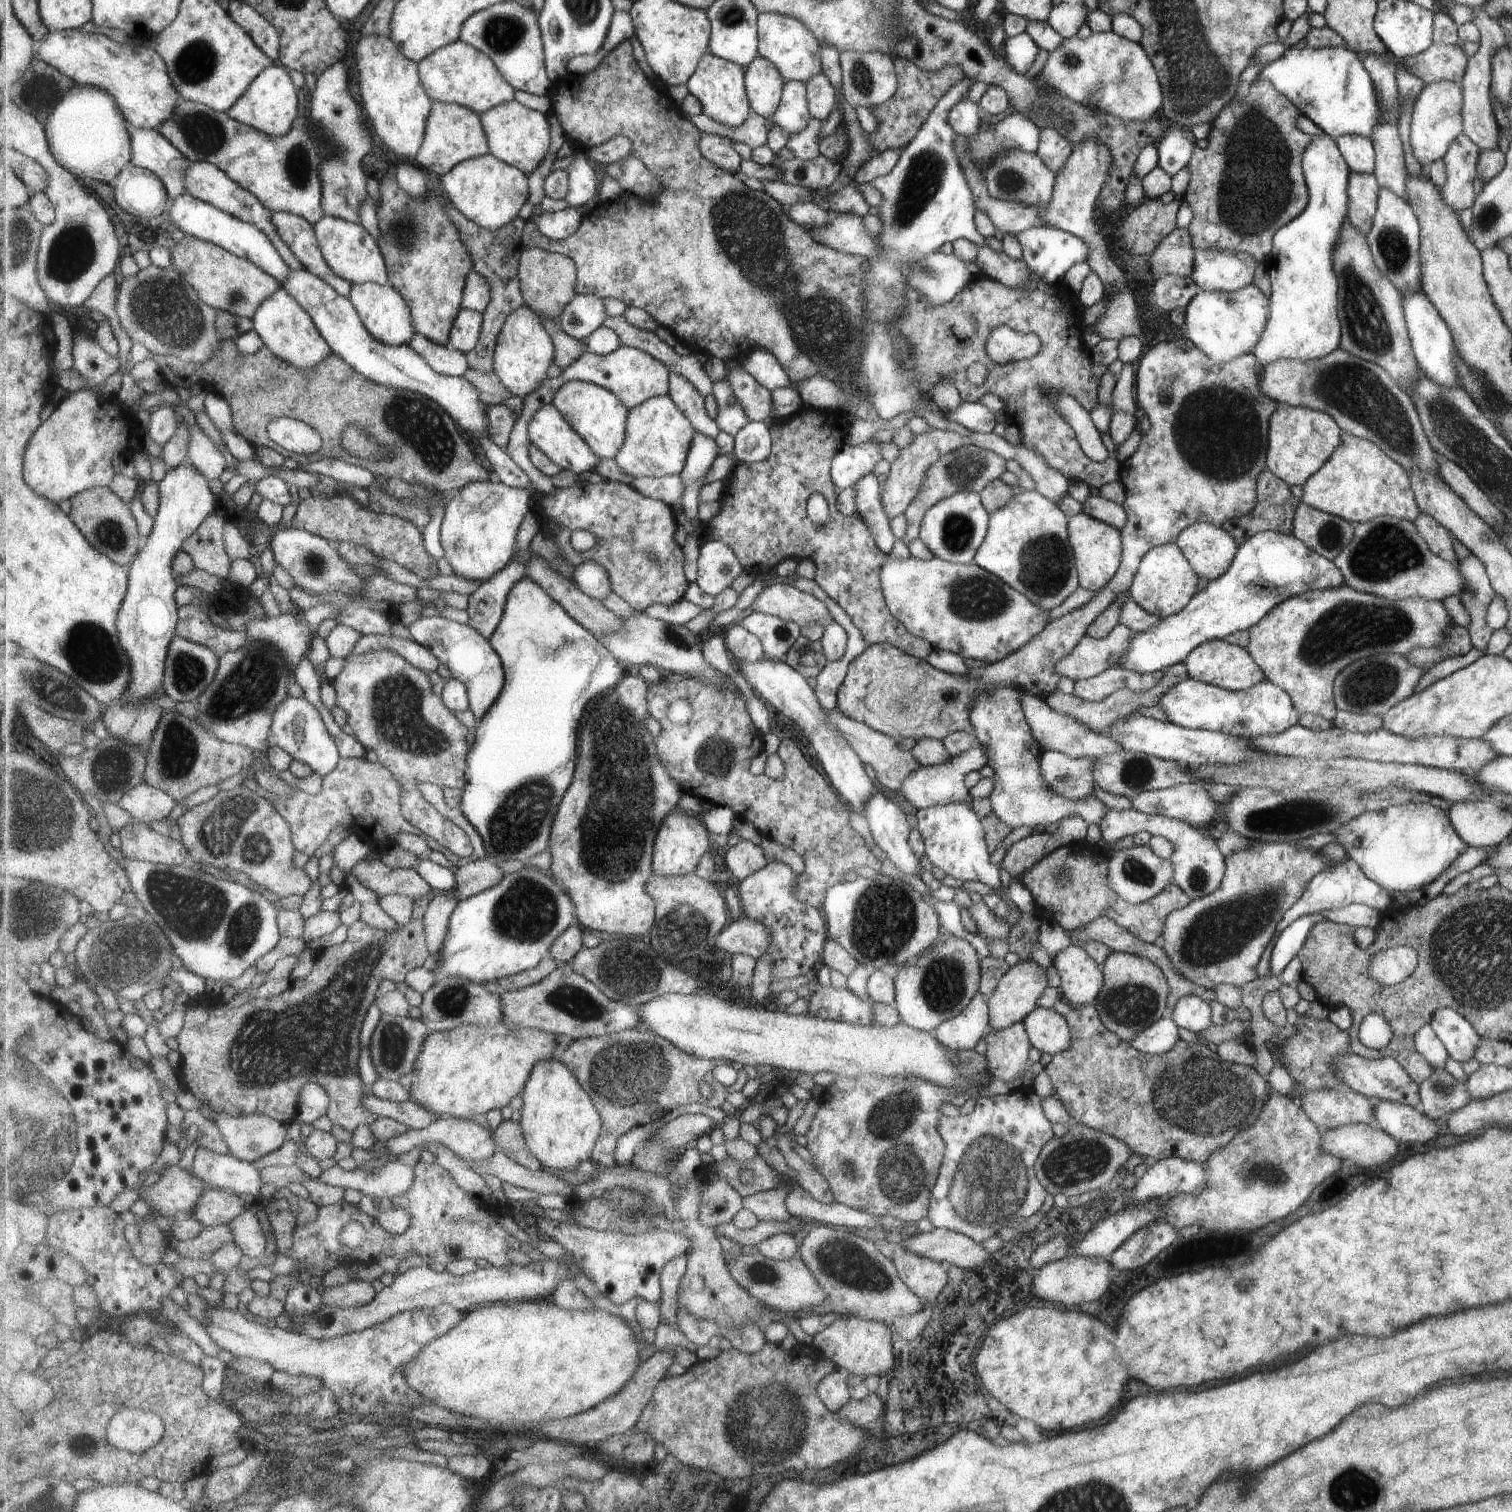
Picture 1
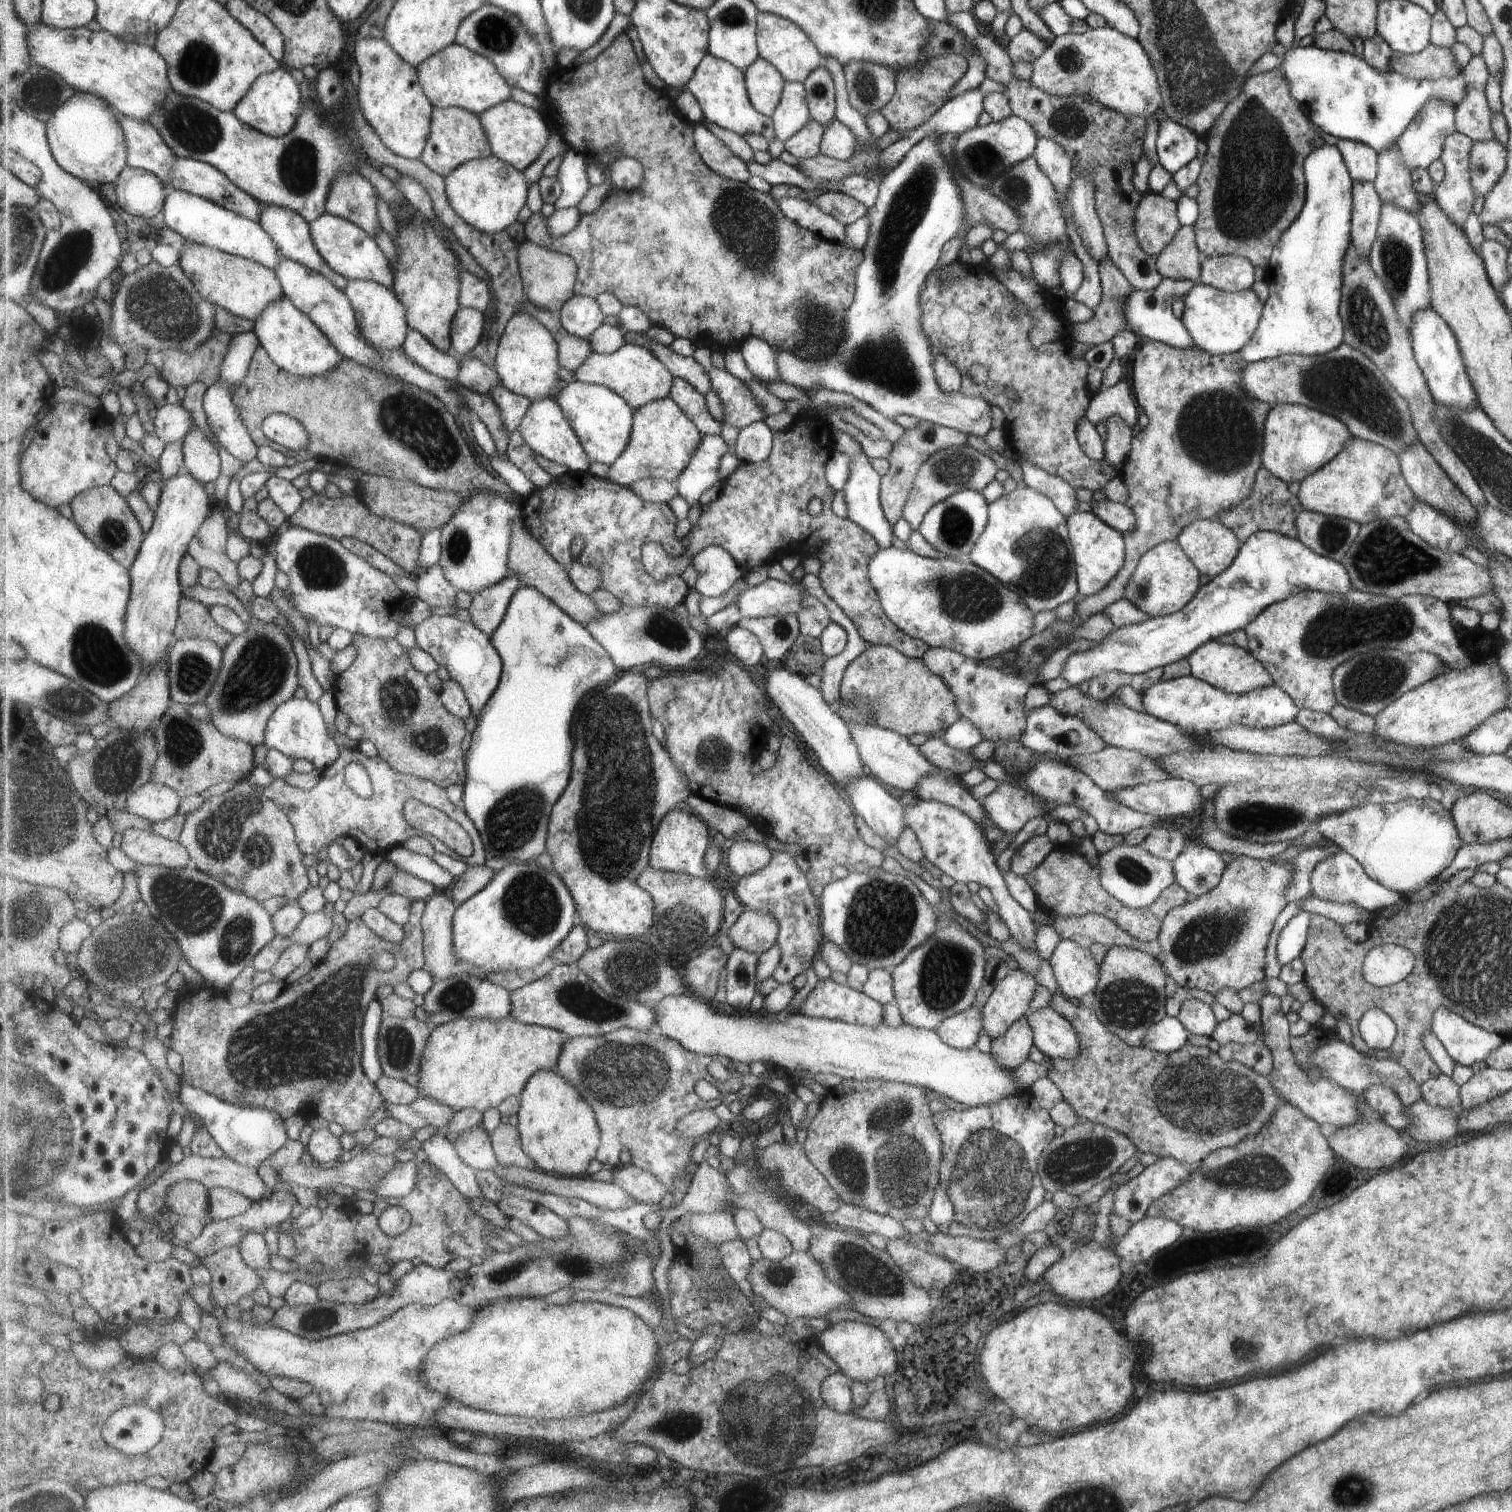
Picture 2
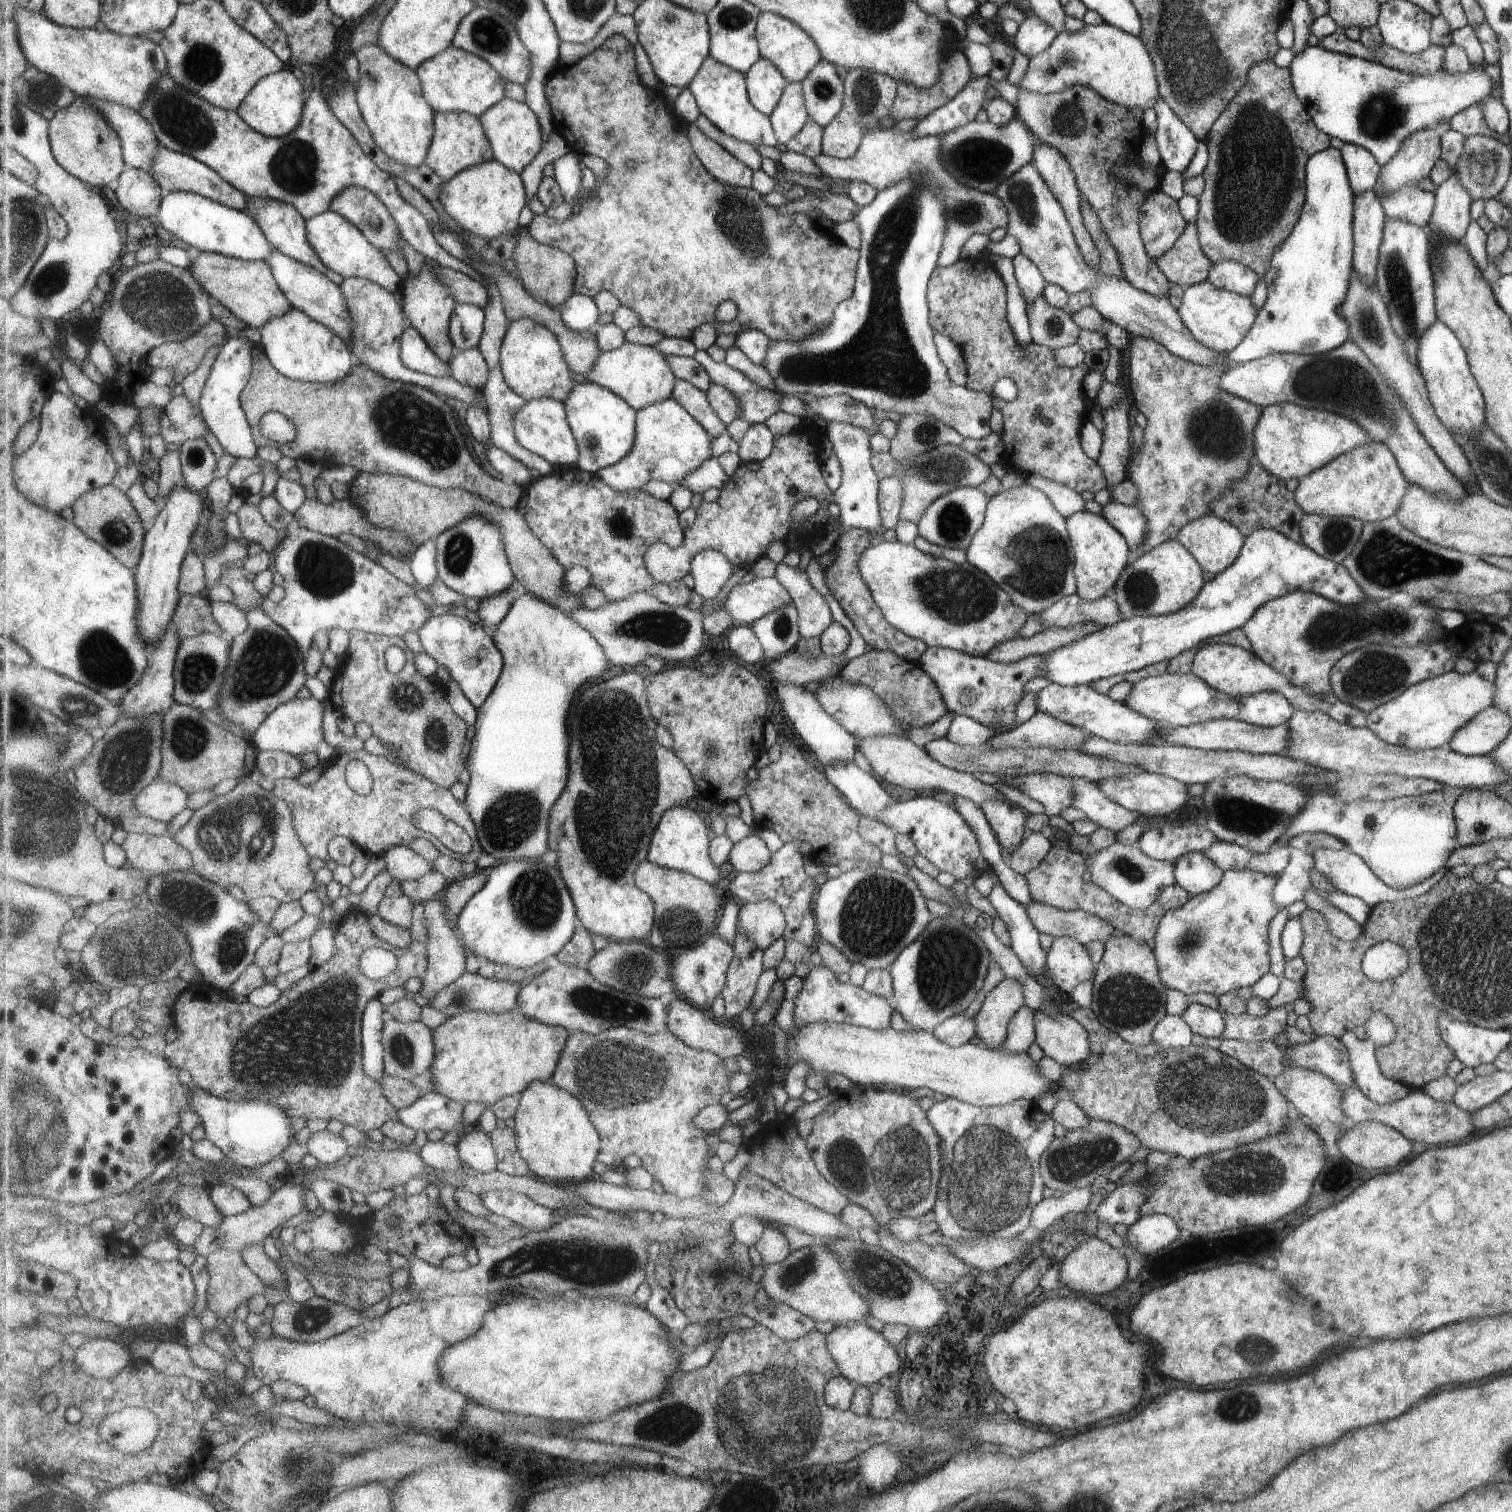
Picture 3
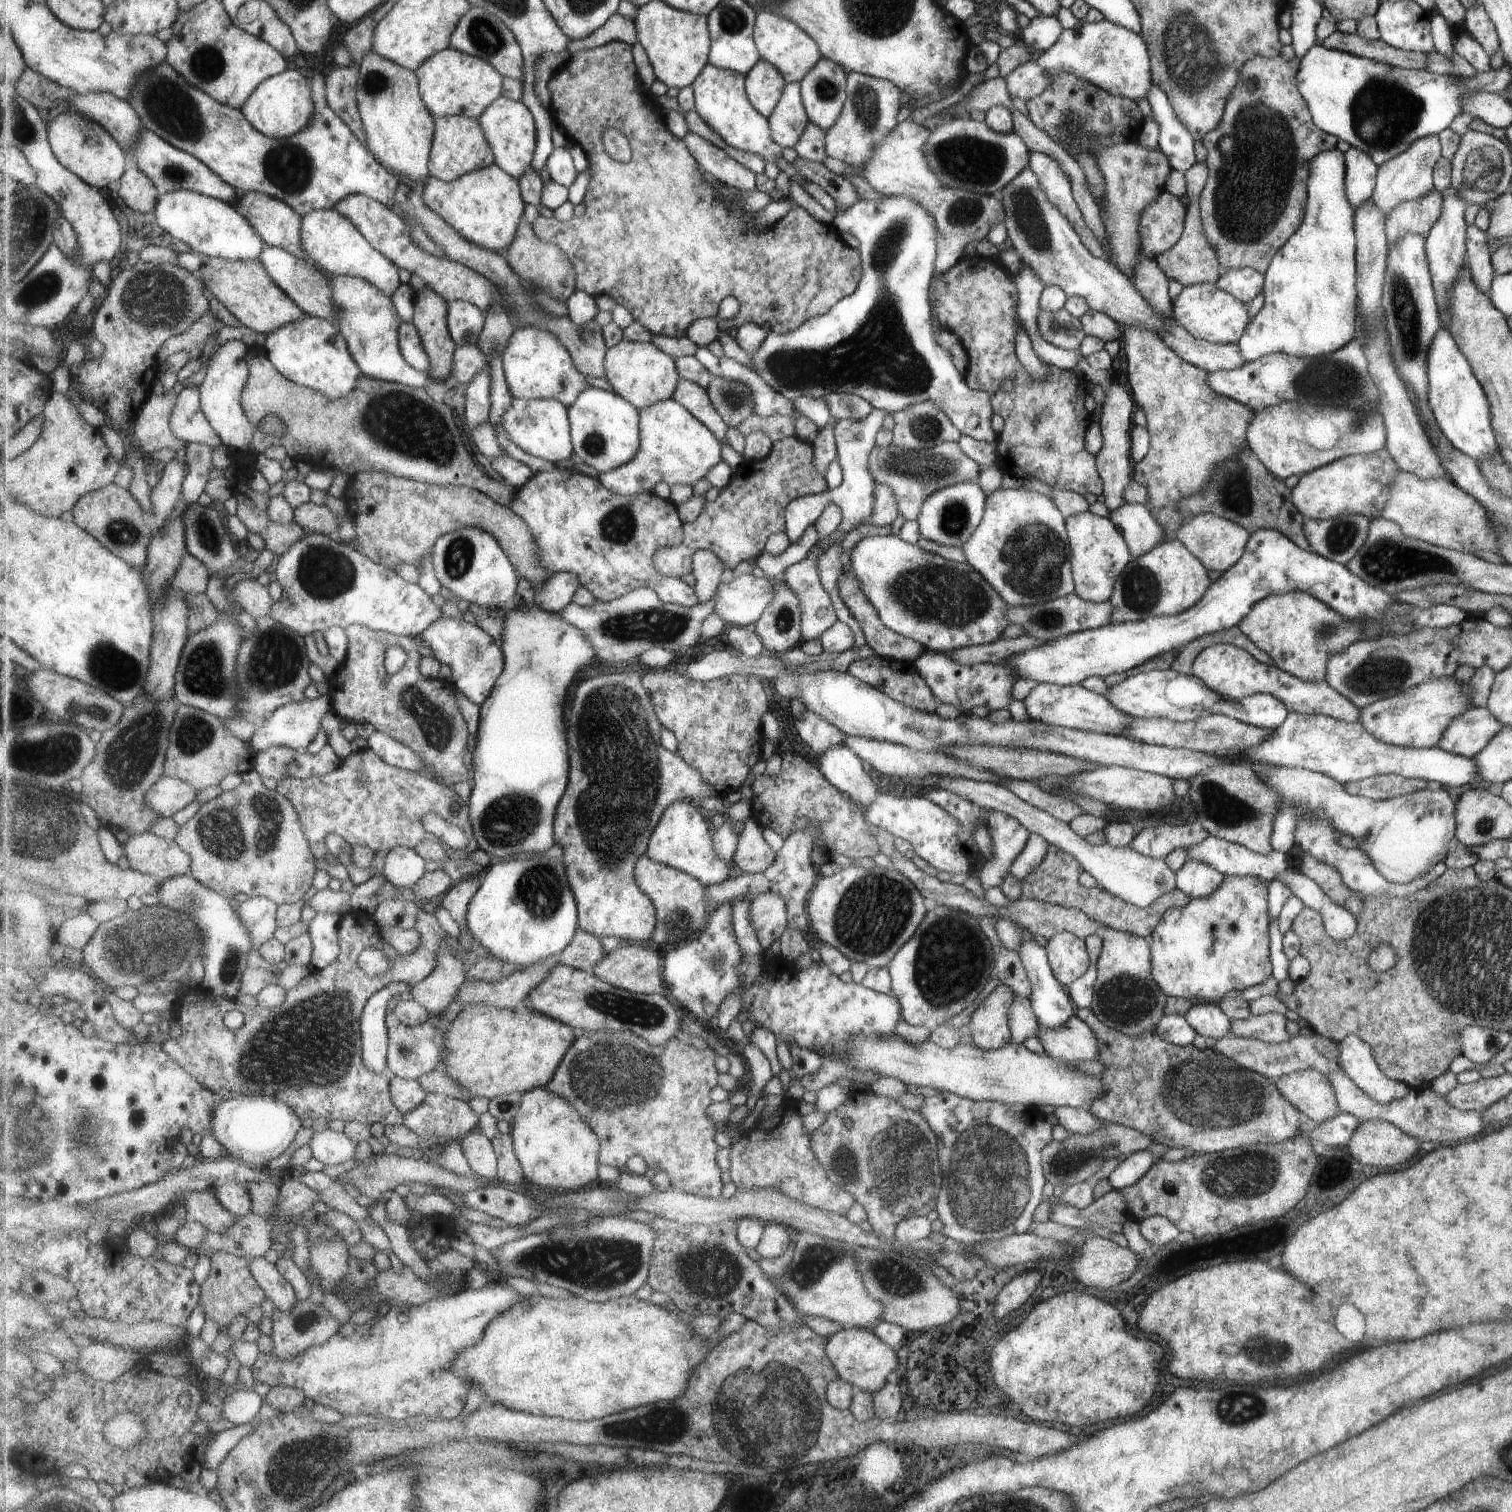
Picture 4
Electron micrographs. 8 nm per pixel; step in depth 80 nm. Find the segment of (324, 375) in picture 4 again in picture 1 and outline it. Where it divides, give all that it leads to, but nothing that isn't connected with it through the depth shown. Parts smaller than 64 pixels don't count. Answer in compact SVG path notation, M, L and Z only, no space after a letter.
M284 286L265 300L252 319L255 330L261 335L266 346L279 358L300 369L316 367L333 354L331 345L317 328L313 317Z

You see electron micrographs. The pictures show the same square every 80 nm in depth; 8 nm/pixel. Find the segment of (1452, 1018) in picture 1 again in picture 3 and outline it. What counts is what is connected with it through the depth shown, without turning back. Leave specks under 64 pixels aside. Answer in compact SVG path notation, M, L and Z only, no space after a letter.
M1455 1019L1447 1020L1443 1030L1441 1030L1441 1038L1452 1050L1454 1058L1461 1061L1465 1067L1471 1068L1481 1063L1491 1063L1498 1052L1505 1049L1511 1041L1508 1029L1486 1029Z

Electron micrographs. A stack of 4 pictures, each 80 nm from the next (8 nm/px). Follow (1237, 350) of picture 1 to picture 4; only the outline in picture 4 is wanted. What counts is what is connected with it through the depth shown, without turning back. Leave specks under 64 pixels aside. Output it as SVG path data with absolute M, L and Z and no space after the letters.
M1213 283L1184 286L1172 303L1171 314L1197 339L1218 345L1237 343L1244 328L1251 322L1247 317L1247 304L1237 300L1231 293L1218 289Z

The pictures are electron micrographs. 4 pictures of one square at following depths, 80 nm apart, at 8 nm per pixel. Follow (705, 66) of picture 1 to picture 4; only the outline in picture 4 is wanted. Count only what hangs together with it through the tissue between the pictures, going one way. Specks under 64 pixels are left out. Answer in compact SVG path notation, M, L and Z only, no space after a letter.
M708 64L696 78L693 88L696 96L695 110L728 143L739 150L758 154L767 162L774 162L783 154L783 147L777 144L772 135L770 120L749 100L746 75Z

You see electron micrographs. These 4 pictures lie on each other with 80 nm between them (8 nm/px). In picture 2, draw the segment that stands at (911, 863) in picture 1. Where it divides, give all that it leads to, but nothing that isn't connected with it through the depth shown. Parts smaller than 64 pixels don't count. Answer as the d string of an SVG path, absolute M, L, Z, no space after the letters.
M864 774L859 779L845 781L845 794L865 824L884 839L891 848L897 848L897 838L905 828L901 806L891 798L878 782Z

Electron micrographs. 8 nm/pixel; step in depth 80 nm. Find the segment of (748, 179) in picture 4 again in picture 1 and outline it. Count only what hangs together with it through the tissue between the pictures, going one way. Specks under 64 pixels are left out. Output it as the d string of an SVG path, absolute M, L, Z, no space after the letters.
M702 133L700 149L711 162L739 175L744 158L735 150L734 142L730 138Z

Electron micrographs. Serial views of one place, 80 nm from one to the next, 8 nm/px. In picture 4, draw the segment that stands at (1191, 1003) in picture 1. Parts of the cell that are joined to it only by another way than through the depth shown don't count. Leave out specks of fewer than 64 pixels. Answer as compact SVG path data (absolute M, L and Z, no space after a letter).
M1201 1002L1191 1005L1184 1014L1193 1030L1203 1037L1217 1039L1229 1034L1231 1021L1223 1014L1217 1002Z

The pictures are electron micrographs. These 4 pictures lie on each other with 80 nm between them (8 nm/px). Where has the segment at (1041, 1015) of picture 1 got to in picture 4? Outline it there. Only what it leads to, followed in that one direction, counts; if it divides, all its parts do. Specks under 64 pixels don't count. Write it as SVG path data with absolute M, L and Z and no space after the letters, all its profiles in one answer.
M1074 1014L1062 1027L1041 1029L1036 1035L1045 1054L1063 1063L1093 1060L1099 1048L1092 1029Z

